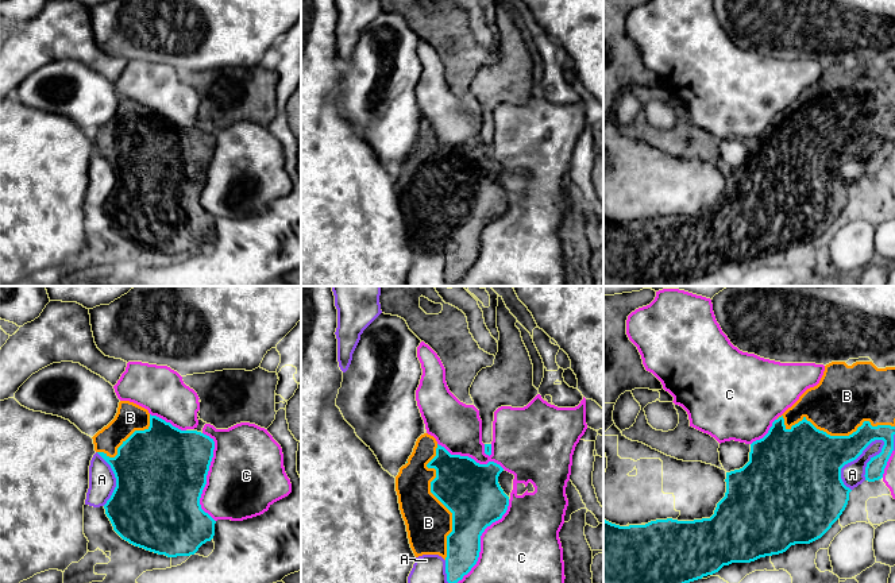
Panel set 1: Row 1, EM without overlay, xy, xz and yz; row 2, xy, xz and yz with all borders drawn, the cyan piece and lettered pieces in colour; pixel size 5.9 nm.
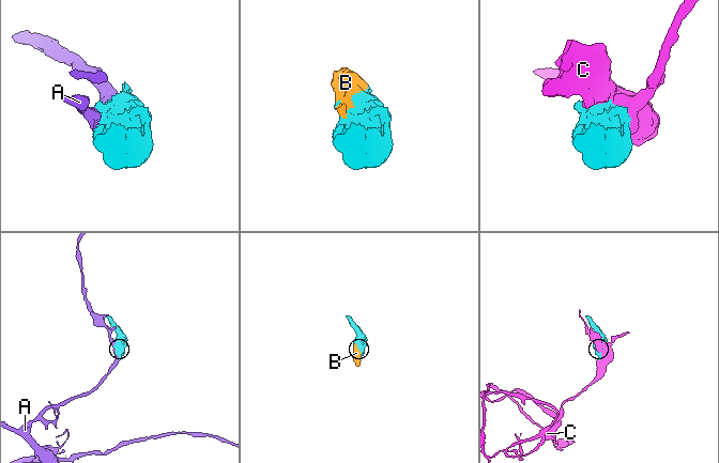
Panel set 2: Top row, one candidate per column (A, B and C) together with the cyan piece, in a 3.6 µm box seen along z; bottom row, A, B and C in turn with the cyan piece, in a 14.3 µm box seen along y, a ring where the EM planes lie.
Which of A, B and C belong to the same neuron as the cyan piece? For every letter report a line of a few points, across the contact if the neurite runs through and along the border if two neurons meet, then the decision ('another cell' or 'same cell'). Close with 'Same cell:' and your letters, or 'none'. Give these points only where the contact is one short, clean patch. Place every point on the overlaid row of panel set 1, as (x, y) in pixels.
A: another cell
B: same cell
C: another cell
Same cell: B

